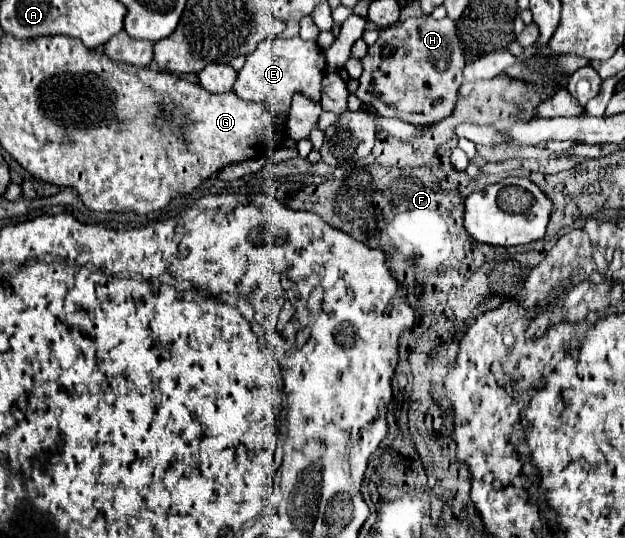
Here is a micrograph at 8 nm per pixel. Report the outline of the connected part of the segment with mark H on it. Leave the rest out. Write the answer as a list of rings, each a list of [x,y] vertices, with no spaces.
[[[430,16],[408,18],[402,24],[380,30],[376,44],[368,46],[368,52],[362,58],[364,72],[360,76],[360,88],[356,90],[356,96],[382,116],[396,116],[410,124],[430,126],[452,114],[458,100],[458,88],[464,82],[462,66],[464,66],[462,48],[458,42],[456,24],[450,18],[442,20],[432,20]]]

